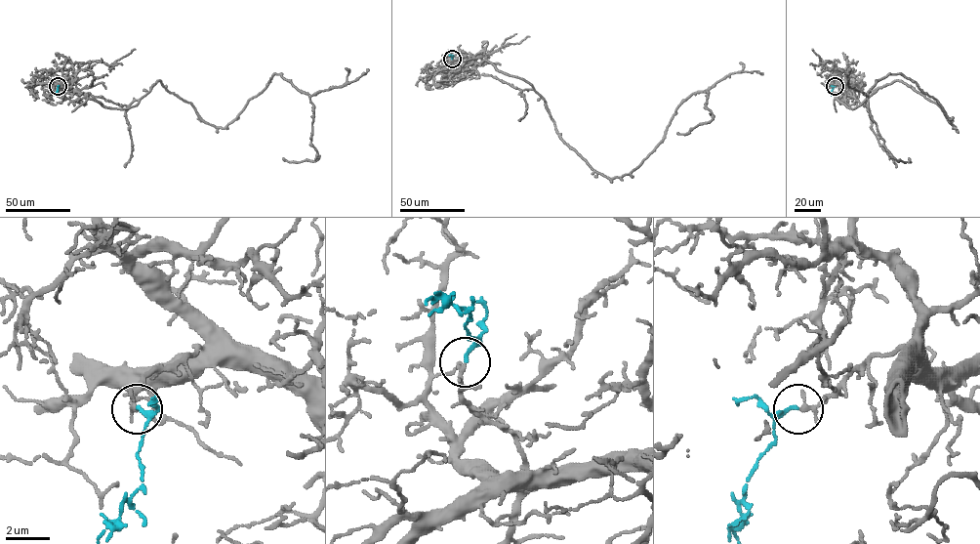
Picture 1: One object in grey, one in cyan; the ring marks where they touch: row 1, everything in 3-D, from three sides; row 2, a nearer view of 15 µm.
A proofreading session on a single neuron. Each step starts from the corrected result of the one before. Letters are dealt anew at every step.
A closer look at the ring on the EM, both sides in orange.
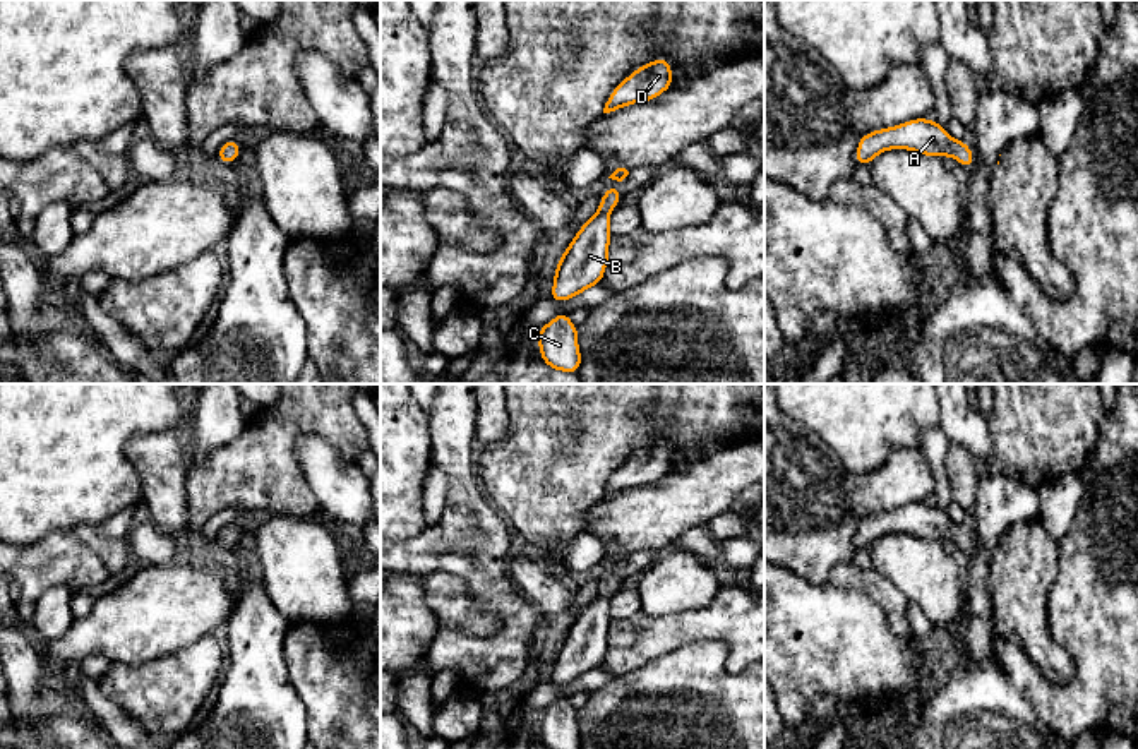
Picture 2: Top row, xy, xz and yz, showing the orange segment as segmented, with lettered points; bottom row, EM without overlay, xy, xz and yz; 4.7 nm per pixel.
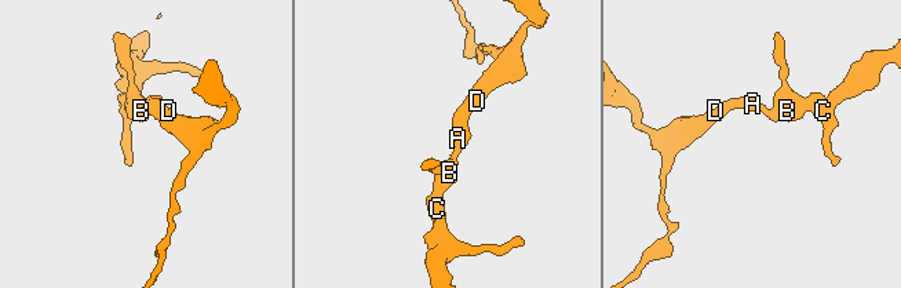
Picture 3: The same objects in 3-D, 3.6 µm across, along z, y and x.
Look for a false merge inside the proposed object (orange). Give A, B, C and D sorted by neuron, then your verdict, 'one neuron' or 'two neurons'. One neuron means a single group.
A B C D | one neuron

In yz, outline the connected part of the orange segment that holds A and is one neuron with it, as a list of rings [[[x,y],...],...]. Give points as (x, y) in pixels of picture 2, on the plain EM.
[[[913,502],[862,519],[855,545],[857,548],[869,548],[877,538],[889,533],[907,533],[937,542],[951,540],[965,552],[973,550],[973,536],[965,524],[953,523],[944,511],[929,502]]]

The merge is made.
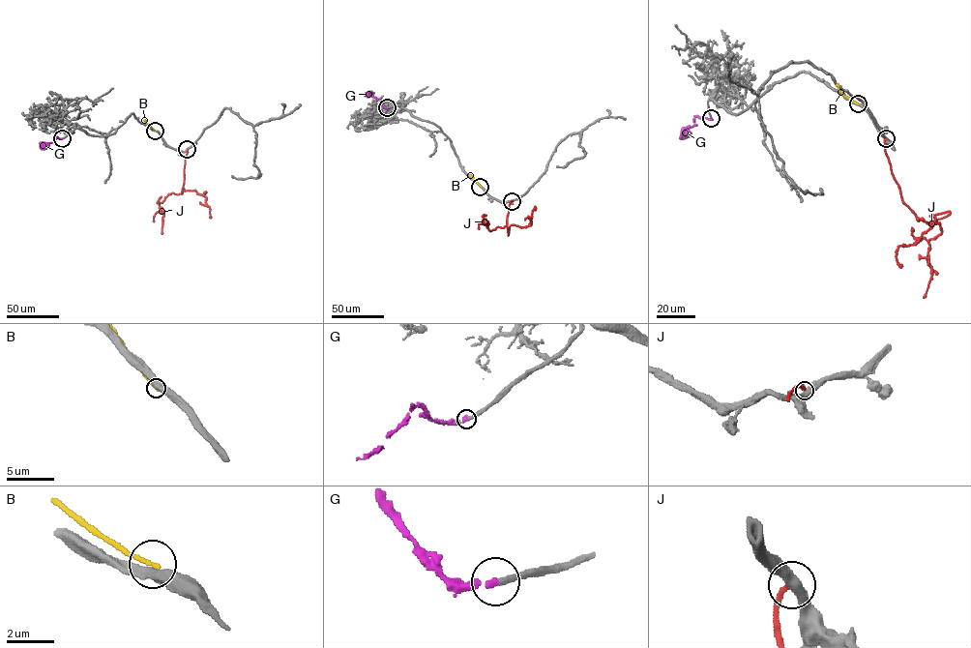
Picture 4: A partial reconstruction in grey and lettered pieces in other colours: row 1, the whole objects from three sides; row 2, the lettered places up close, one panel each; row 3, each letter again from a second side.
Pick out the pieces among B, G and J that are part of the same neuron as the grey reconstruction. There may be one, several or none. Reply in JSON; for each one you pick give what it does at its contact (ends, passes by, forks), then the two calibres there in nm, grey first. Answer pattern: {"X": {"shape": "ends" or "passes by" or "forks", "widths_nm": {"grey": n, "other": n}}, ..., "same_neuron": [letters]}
{"G": {"shape": "ends", "widths_nm": {"grey": 280, "other": 320}}, "same_neuron": ["G"]}

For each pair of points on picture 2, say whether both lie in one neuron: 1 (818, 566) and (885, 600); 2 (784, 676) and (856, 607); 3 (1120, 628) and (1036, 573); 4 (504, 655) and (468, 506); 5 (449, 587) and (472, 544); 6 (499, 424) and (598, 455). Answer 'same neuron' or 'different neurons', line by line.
1: different neurons
2: same neuron
3: different neurons
4: same neuron
5: different neurons
6: different neurons

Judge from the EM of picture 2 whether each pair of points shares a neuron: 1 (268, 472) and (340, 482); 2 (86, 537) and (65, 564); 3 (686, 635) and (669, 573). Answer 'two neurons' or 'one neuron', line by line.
1: two neurons
2: two neurons
3: two neurons

